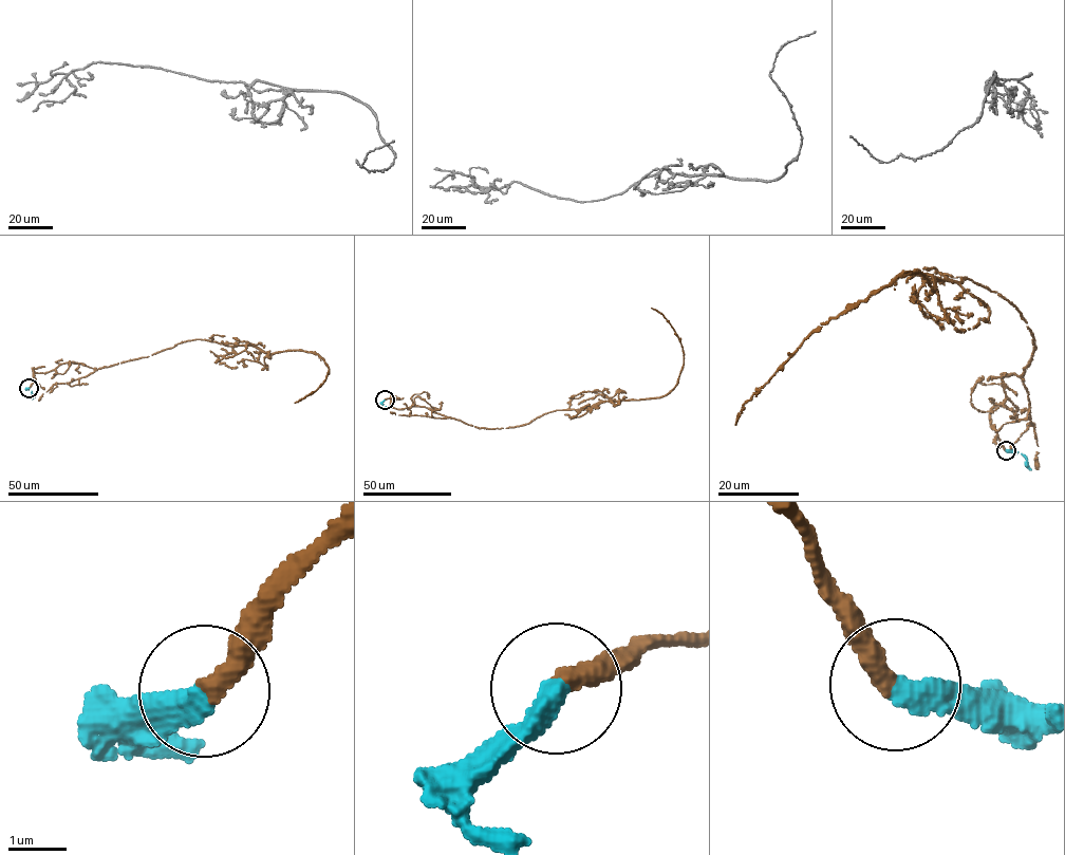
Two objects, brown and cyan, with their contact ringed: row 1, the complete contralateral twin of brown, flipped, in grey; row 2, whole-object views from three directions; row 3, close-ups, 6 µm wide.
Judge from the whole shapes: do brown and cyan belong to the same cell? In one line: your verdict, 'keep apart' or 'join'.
join

